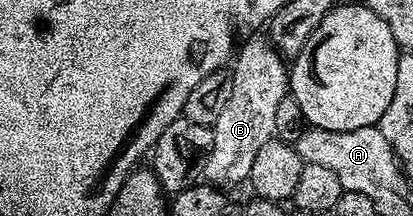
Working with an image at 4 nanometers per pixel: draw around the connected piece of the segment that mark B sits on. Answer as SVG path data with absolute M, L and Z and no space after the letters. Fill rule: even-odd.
M267 38L248 39L241 47L239 44L230 70L230 101L226 101L222 114L211 128L214 133L214 149L206 161L203 174L211 186L221 189L229 189L235 183L243 184L247 180L258 149L262 149L262 145L266 145L266 141L275 136L274 116L279 103L290 95L289 64Z

